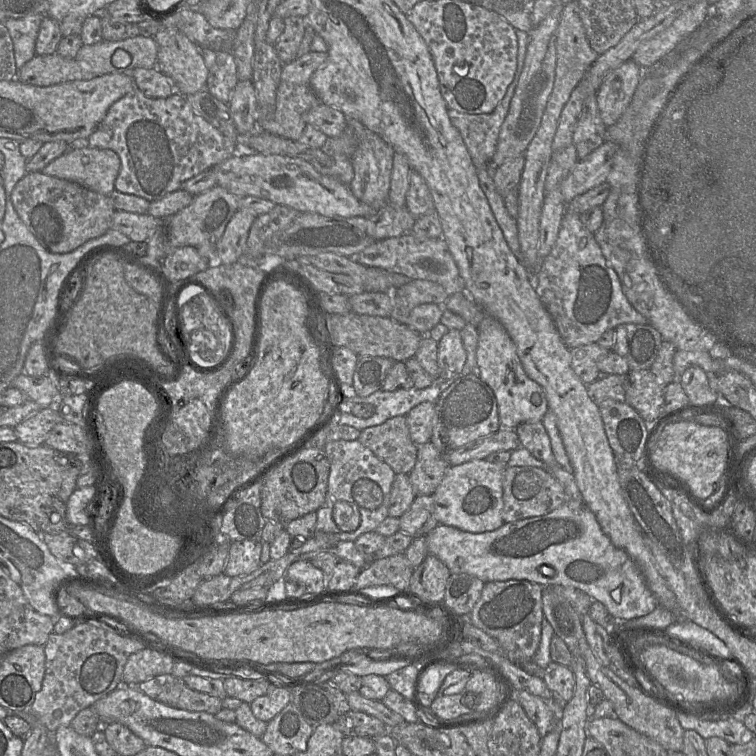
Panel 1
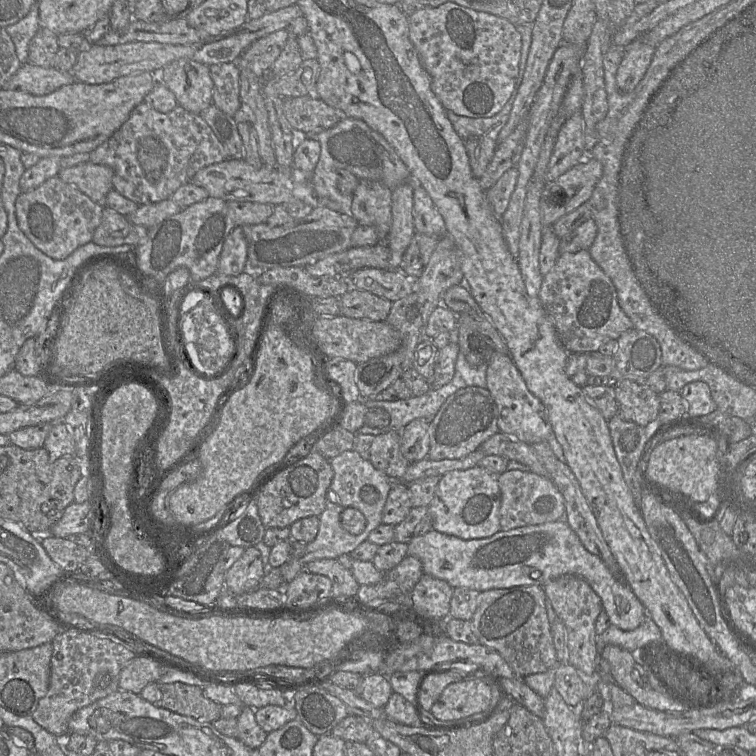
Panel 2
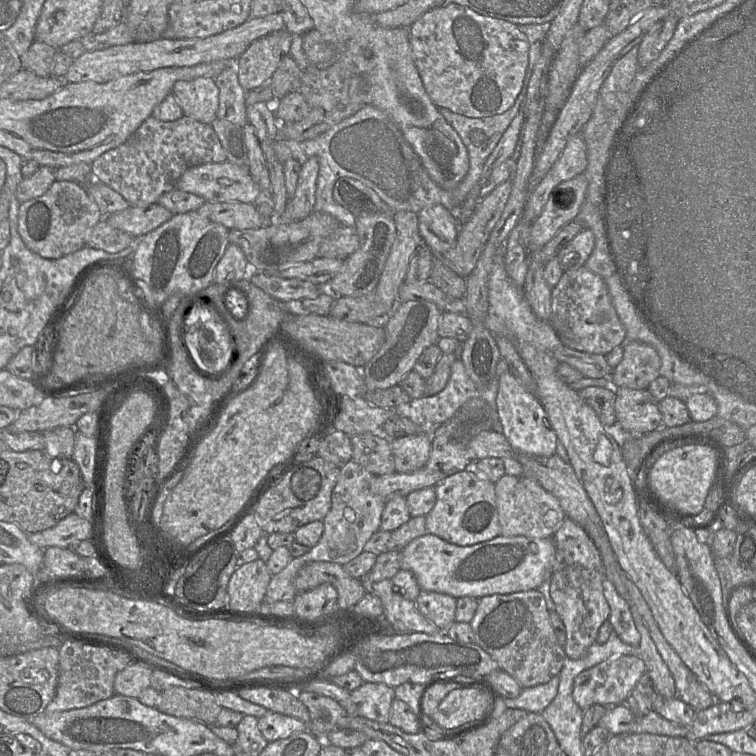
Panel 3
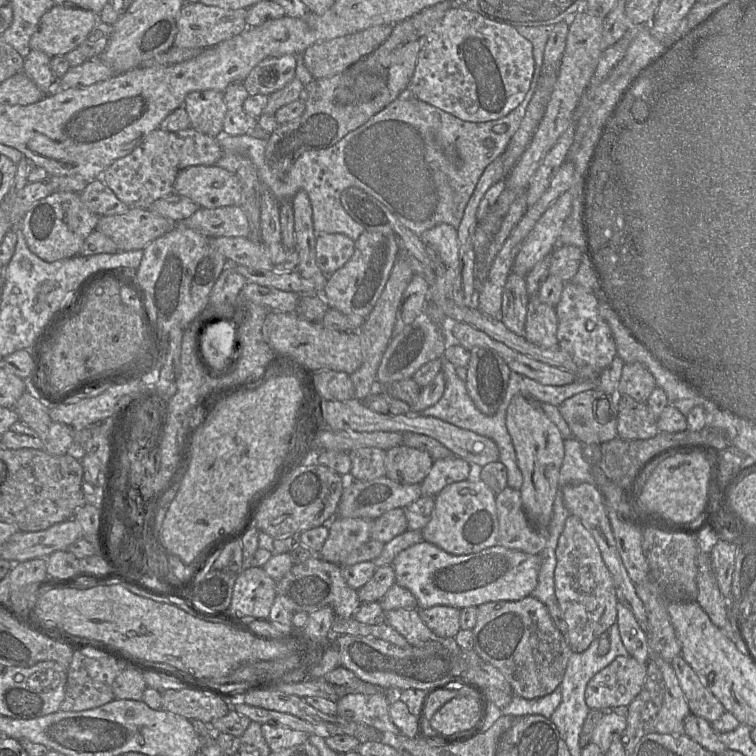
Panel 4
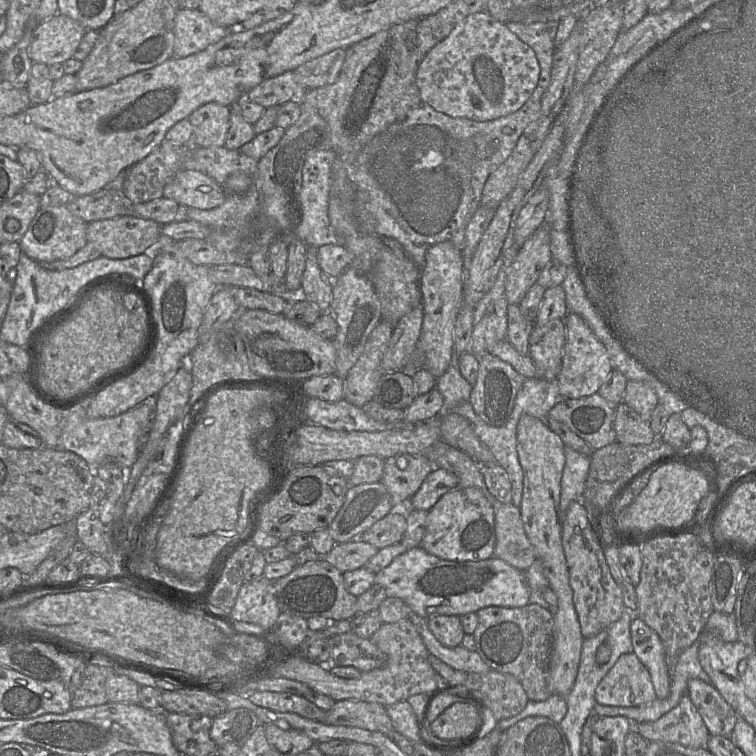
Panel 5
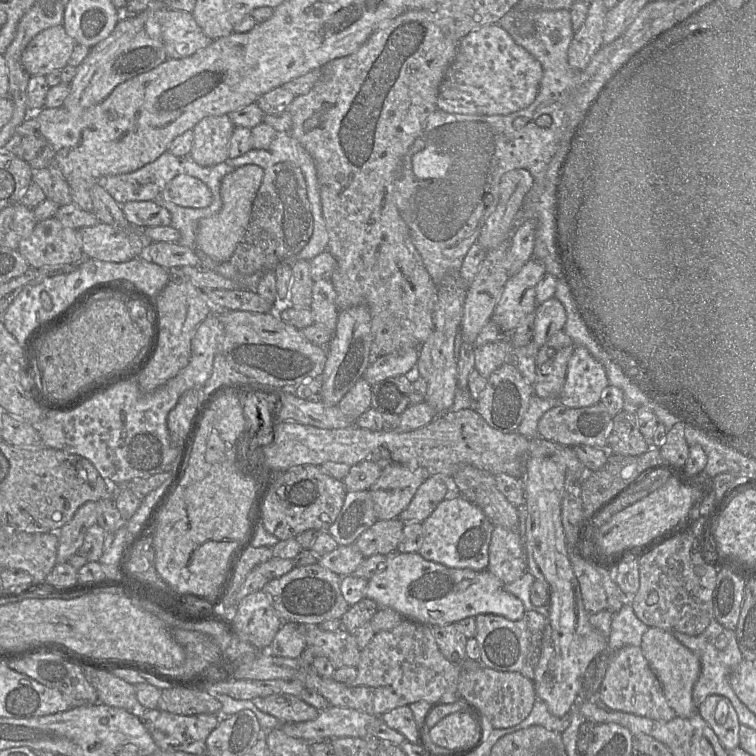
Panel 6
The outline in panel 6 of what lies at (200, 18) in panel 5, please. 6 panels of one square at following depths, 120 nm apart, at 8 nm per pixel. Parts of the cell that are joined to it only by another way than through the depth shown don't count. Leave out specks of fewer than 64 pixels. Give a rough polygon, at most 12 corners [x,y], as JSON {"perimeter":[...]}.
{"perimeter":[[166,9],[161,29],[168,59],[213,41],[192,12]]}

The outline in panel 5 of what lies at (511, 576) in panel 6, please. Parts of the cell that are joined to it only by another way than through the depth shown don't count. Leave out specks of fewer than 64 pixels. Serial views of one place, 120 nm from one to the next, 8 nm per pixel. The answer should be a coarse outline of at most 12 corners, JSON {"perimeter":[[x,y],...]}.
{"perimeter":[[495,508],[493,556],[525,572],[536,559],[520,510]]}

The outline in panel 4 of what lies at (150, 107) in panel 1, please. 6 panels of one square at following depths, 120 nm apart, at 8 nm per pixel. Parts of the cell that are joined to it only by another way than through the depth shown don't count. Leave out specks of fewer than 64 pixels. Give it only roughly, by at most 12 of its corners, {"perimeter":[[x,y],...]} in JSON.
{"perimeter":[[158,128],[100,179],[129,208],[174,192],[181,170],[215,165],[217,138]]}

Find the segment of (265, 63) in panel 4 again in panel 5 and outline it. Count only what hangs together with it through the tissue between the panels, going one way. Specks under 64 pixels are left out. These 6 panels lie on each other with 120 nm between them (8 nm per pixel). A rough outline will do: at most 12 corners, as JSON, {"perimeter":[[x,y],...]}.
{"perimeter":[[293,71],[268,78],[244,98],[265,108],[299,98]]}

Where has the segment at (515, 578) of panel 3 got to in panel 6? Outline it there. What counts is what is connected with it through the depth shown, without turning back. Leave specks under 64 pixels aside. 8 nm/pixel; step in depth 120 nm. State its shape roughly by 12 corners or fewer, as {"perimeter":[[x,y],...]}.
{"perimeter":[[395,552],[365,597],[428,626],[511,621],[519,598],[487,569]]}

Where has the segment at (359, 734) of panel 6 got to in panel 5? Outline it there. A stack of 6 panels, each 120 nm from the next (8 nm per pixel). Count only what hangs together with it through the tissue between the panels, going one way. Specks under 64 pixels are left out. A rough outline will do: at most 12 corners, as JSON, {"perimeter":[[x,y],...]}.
{"perimeter":[[335,701],[327,725],[383,734],[395,730],[386,707]]}

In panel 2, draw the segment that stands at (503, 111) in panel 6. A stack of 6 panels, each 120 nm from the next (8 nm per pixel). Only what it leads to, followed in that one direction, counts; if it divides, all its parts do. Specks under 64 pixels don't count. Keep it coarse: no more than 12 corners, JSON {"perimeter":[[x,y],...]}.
{"perimeter":[[446,2],[408,16],[445,110],[497,114],[522,40],[505,18]]}

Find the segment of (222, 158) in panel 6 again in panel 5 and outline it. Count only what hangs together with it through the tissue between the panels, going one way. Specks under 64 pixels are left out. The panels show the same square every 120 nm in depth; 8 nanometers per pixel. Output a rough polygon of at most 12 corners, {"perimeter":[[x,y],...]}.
{"perimeter":[[208,102],[189,121],[192,145],[225,146],[230,107]]}

